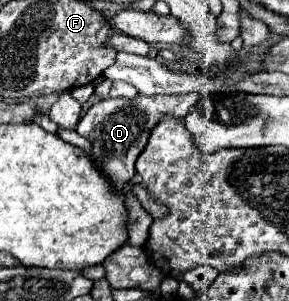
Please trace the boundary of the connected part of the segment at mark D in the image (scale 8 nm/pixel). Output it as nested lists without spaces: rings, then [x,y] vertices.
[[[139,94],[133,102],[125,102],[121,98],[103,98],[79,120],[77,132],[91,142],[91,162],[93,166],[109,180],[113,190],[121,192],[135,176],[135,160],[141,154],[151,128],[159,122],[161,114],[177,114],[187,116],[187,112],[199,102],[199,94],[183,94],[183,96],[143,96]]]

